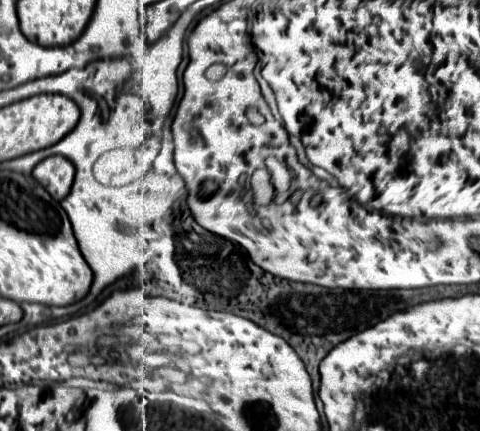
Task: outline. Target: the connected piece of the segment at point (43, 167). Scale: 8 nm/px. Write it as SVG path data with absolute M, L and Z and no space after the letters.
M49 156L35 166L33 176L55 200L63 200L71 190L75 166L63 156Z

